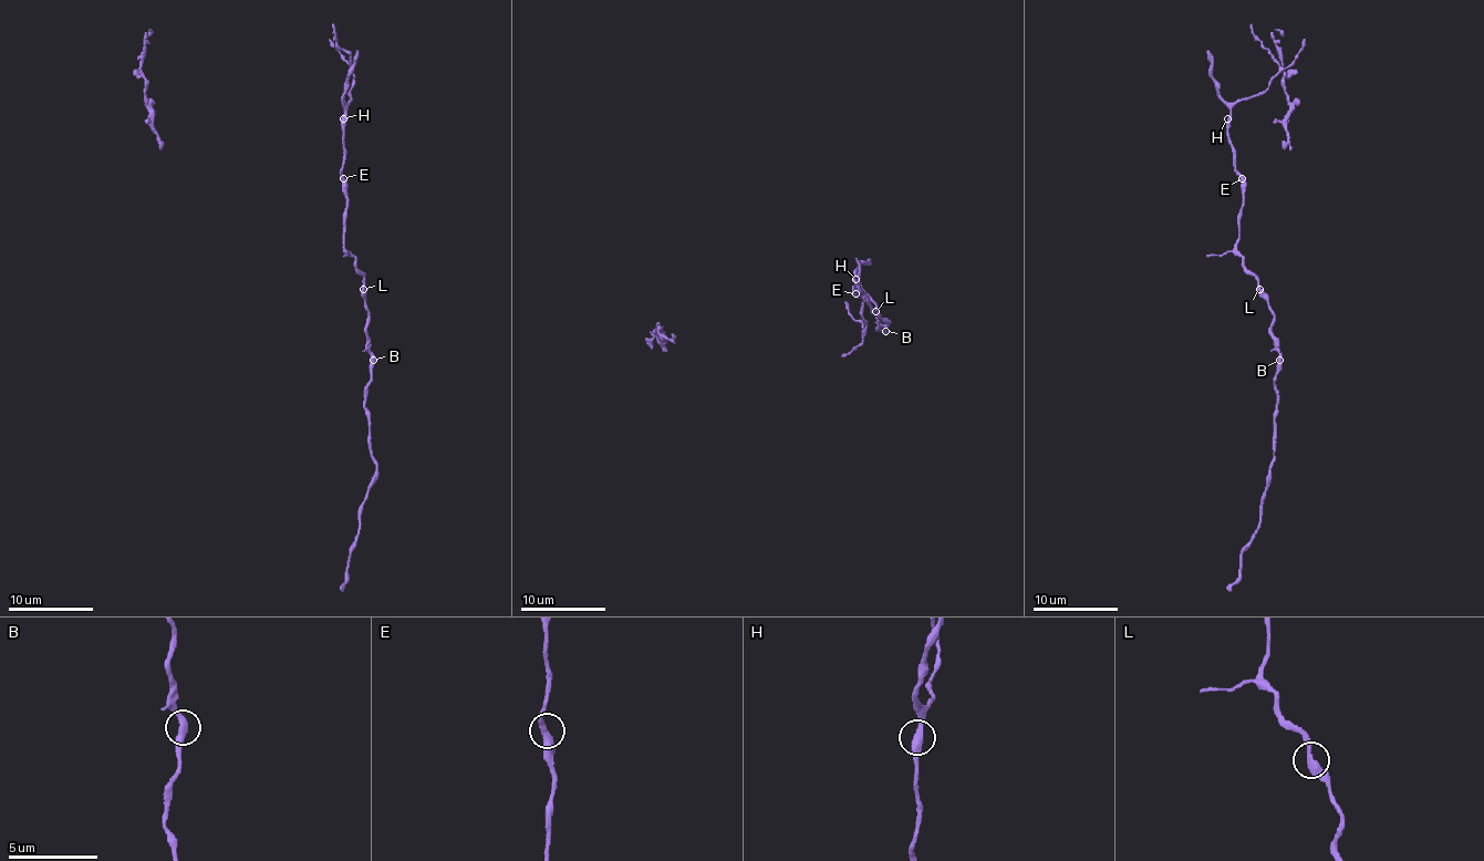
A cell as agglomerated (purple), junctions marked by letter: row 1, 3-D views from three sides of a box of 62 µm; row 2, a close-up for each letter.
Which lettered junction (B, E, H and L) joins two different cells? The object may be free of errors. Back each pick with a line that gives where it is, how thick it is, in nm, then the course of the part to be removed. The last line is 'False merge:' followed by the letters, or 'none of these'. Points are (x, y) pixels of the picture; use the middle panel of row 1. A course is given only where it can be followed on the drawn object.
False merge: none of these

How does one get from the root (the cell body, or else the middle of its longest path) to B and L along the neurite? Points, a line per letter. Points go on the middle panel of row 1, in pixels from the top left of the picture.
B: (853, 288), (875, 304), (880, 325), (878, 323), (885, 330)
L: (853, 288), (875, 304), (875, 311)

